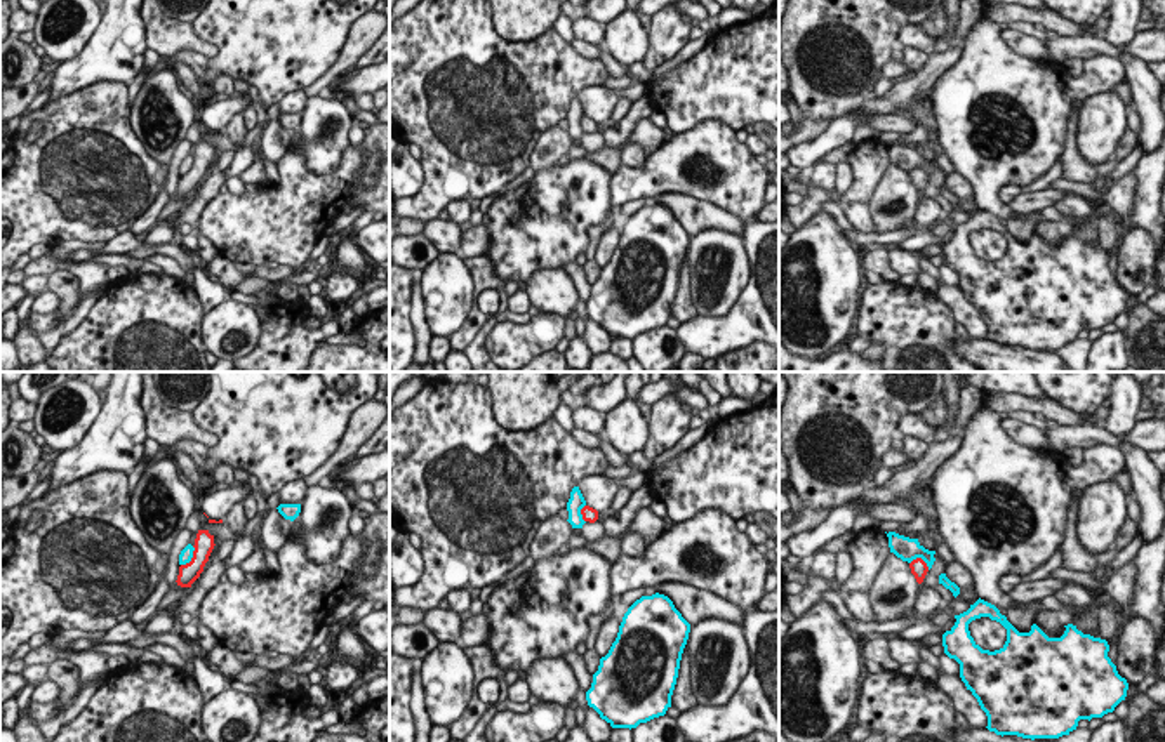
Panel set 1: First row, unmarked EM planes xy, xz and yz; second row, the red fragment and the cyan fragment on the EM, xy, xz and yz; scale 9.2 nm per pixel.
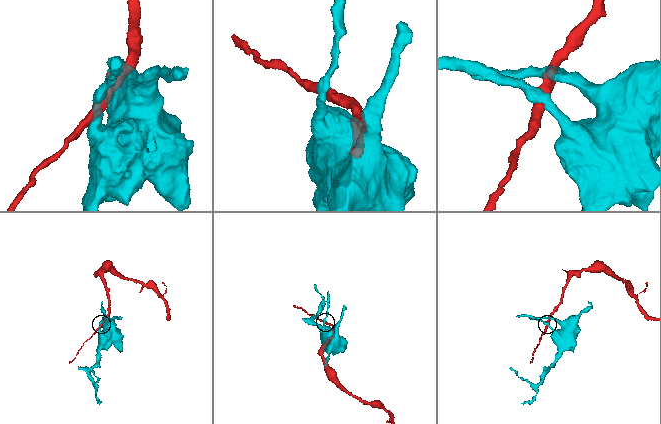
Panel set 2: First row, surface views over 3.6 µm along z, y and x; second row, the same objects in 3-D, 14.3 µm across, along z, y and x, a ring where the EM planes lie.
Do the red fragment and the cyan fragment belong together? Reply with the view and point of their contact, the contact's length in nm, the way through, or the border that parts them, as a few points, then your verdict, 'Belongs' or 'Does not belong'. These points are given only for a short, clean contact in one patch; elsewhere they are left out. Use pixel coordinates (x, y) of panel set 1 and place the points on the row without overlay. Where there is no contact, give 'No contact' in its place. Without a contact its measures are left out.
Touches red at xy (192, 169). Shared border 220 nm. Boundary: xy (193, 157), (193, 167), (181, 176). Does not belong

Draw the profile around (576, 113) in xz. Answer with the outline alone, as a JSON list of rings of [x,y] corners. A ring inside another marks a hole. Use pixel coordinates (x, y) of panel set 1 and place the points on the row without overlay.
[[[574,97],[570,103],[570,109],[567,113],[567,122],[569,122],[569,134],[572,136],[572,139],[582,139],[582,136],[586,134],[582,130],[581,120],[586,116],[586,111],[579,101],[579,97]]]

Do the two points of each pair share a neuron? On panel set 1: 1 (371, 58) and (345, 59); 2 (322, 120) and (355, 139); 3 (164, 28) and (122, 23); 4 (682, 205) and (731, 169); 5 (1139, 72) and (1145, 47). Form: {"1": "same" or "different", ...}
{"1": "different", "2": "different", "3": "different", "4": "different", "5": "different"}

